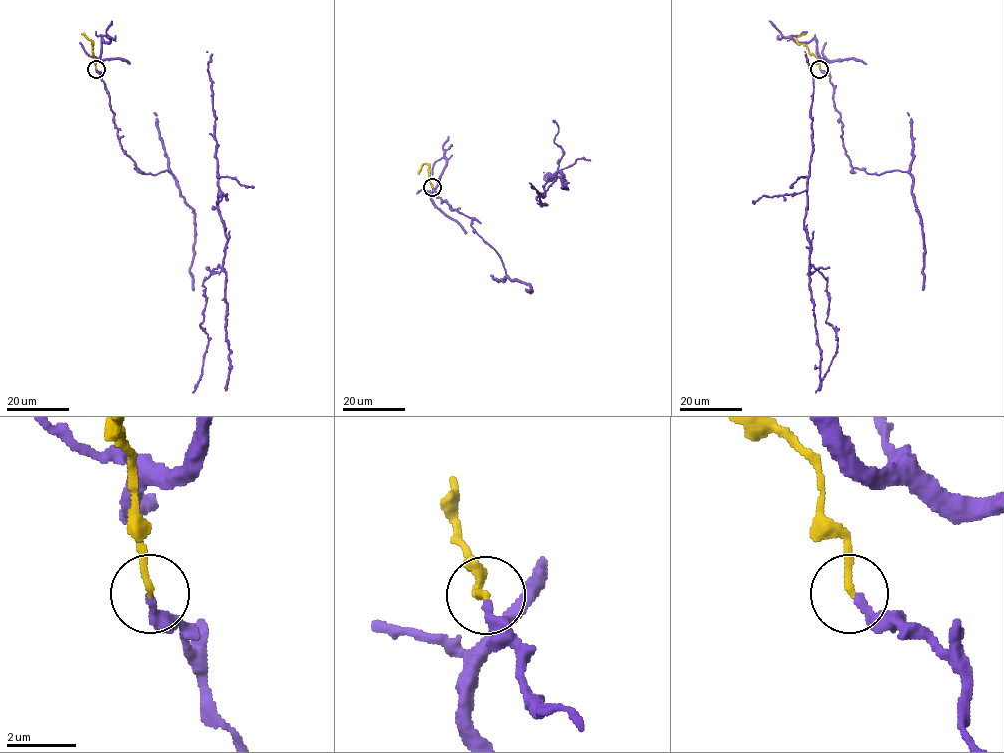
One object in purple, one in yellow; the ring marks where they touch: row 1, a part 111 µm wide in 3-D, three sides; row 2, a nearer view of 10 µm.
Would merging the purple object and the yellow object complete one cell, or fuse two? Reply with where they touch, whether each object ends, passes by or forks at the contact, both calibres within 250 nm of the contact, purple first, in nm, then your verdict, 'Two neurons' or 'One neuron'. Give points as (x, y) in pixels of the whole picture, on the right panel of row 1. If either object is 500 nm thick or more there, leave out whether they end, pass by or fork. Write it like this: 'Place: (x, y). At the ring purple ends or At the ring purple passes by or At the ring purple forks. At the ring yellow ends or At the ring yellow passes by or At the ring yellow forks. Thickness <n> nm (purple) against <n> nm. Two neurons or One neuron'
Place: (819, 69). At the ring purple ends. At the ring yellow ends. Thickness 240 nm (purple) against 190 nm. One neuron

